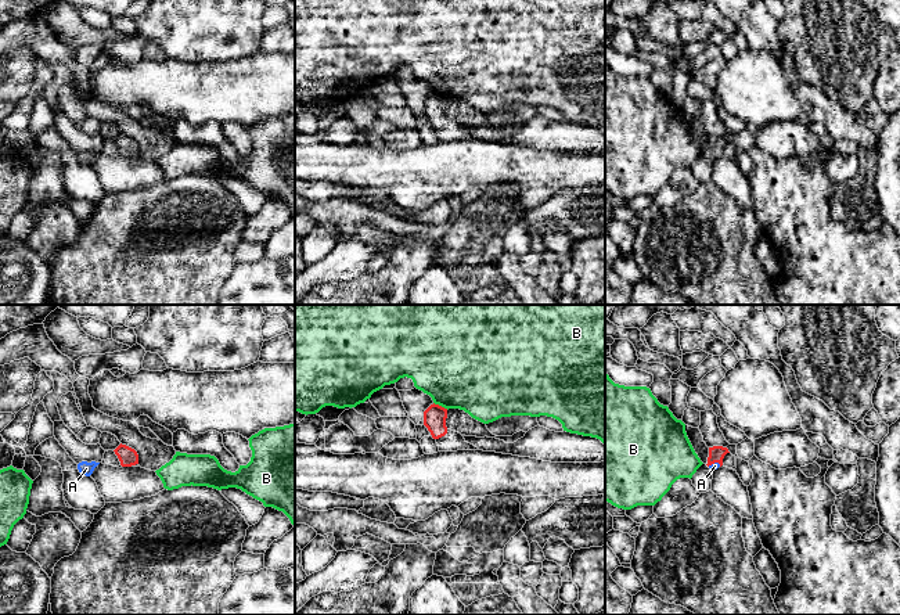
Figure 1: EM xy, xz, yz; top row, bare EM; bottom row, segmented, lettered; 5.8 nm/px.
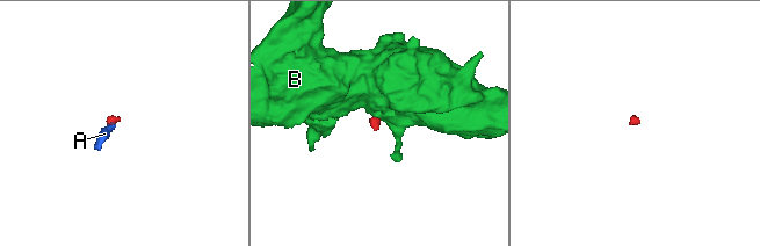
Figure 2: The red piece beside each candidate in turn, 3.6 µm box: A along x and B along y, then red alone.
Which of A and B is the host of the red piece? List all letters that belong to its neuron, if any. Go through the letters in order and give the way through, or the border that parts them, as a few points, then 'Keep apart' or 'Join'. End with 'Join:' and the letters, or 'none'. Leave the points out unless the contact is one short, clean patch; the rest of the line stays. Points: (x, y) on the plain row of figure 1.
A: Path across: yz (716, 143), (713, 153), (715, 155). Join
B: Boundary: xz (434, 92), (447, 99). Keep apart
Join: A

